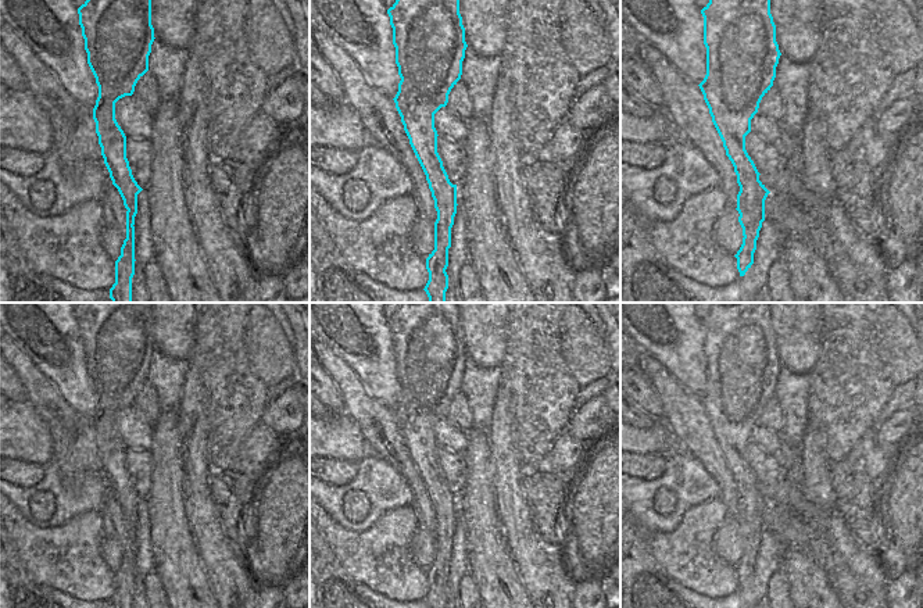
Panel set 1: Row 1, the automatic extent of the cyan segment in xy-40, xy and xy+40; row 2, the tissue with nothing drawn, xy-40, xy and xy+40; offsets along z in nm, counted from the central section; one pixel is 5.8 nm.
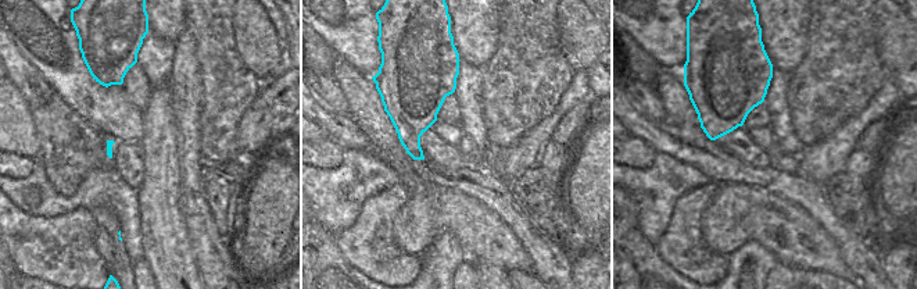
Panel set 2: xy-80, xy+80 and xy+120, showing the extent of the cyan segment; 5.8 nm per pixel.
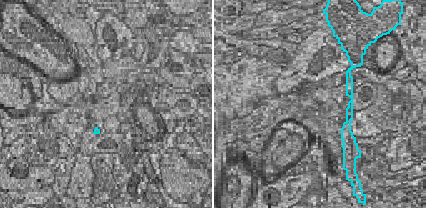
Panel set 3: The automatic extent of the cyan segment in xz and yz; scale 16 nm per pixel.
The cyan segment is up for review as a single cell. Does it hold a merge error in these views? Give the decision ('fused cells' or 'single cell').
single cell

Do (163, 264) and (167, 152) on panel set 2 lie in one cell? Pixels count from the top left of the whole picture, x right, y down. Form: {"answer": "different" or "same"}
{"answer": "same"}

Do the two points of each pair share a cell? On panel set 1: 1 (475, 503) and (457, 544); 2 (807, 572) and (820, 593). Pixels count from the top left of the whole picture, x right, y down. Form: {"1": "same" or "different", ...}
{"1": "different", "2": "same"}

